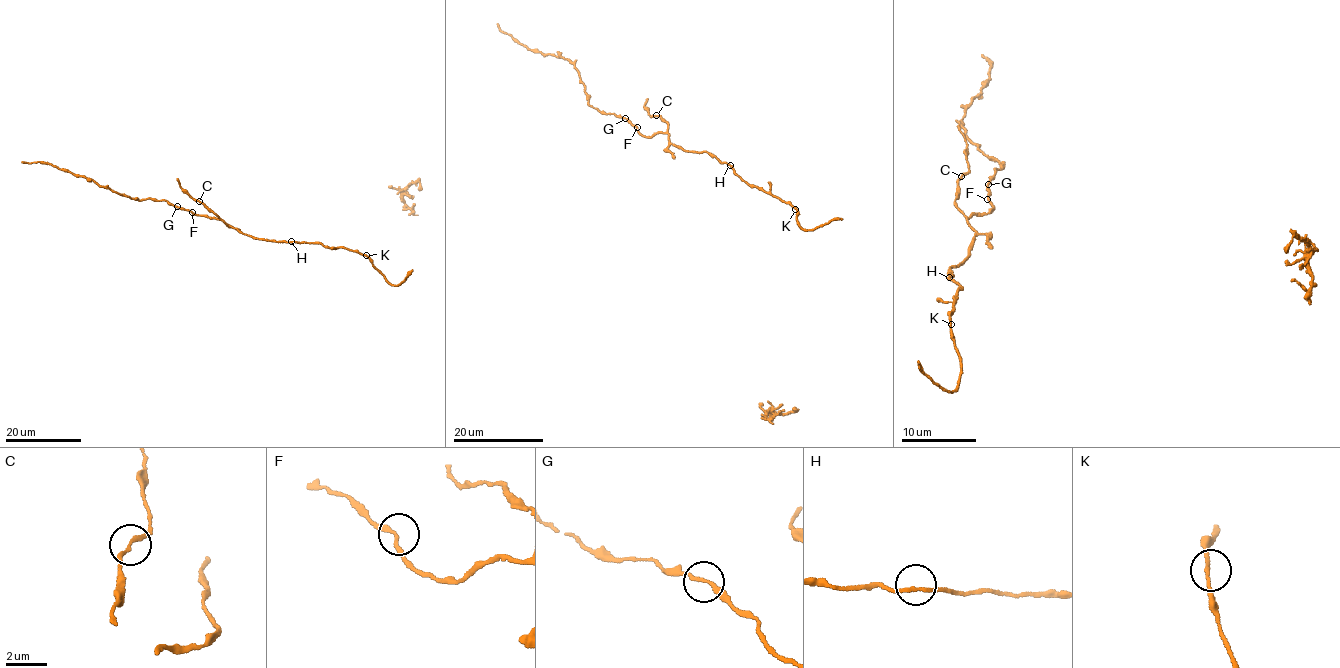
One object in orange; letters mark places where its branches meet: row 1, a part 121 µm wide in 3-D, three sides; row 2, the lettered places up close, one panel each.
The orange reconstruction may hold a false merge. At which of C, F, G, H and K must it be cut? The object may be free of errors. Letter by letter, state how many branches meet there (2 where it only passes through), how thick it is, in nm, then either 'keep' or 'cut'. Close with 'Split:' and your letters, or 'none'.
C: 2 | 150 nm | keep
F: 2 | 160 nm | keep
G: 2 | 150 nm | keep
H: 2 | 170 nm | keep
K: 2 | 170 nm | keep
Split: none

